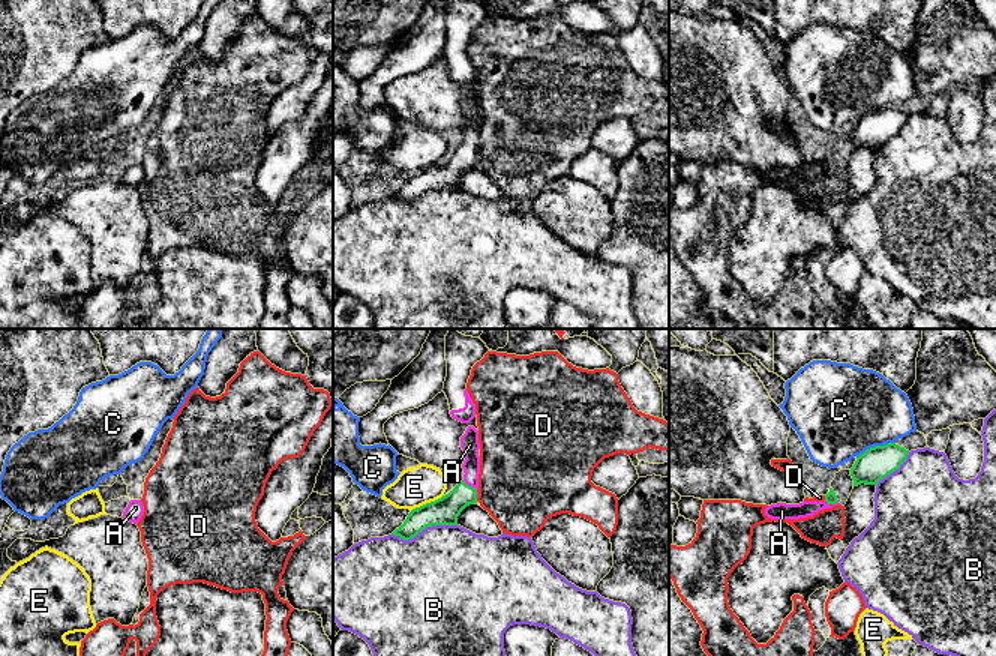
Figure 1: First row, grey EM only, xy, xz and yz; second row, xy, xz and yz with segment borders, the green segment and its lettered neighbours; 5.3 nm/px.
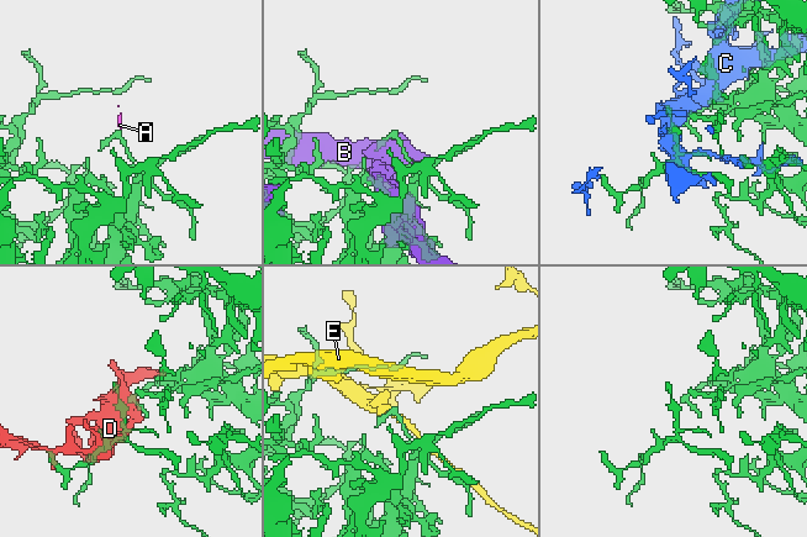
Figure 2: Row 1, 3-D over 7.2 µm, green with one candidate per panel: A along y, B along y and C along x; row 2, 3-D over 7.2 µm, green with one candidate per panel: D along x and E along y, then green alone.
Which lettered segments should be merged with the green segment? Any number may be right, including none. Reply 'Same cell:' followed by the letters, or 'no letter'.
Same cell: A

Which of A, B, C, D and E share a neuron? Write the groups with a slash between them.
A / B / C / D / E

